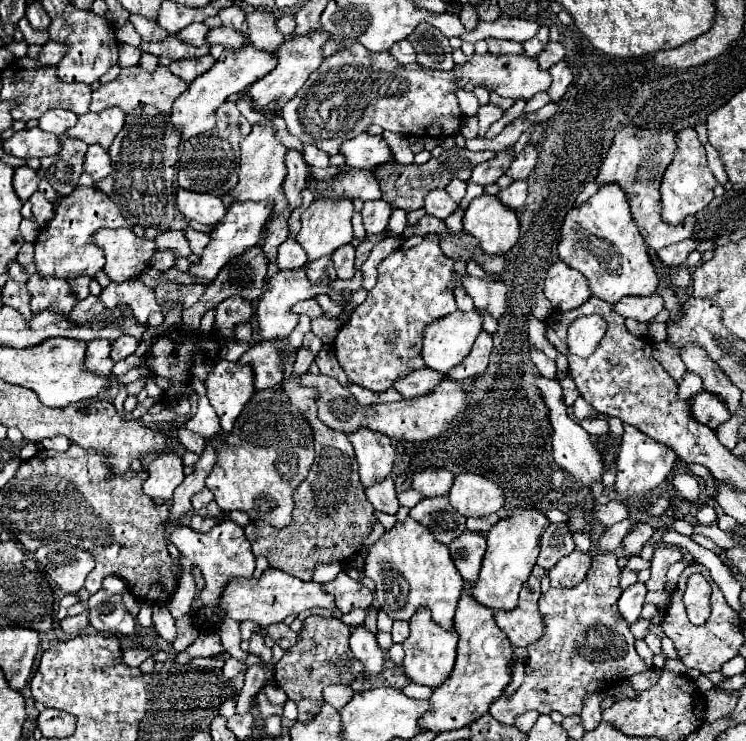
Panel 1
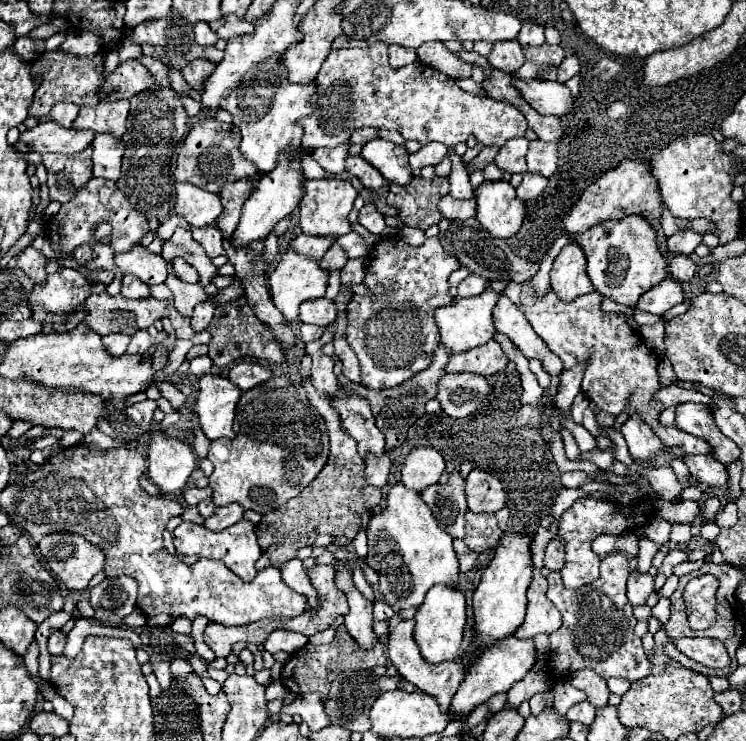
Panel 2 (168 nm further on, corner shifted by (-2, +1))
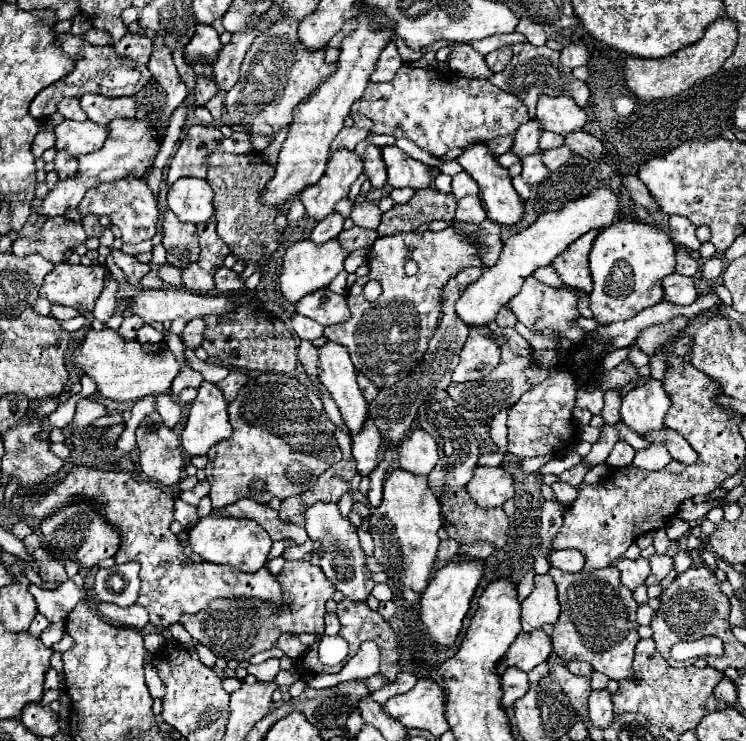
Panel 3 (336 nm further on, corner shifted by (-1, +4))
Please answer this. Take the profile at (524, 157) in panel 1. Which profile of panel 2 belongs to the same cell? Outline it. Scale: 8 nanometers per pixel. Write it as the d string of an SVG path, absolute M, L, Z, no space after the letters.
M532 141L528 155L528 171L530 173L542 173L544 177L550 177L558 169L558 147L556 143L544 143L544 141Z

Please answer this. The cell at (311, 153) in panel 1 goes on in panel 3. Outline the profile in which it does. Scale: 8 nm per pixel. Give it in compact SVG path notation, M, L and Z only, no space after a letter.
M351 126L351 128L343 128L343 130L337 134L337 138L333 140L329 156L331 156L333 152L341 150L341 148L353 150L353 148L355 148L355 146L357 146L361 140L365 140L365 138L367 138L367 134L369 134L369 132L365 132L365 130L359 130L357 126Z

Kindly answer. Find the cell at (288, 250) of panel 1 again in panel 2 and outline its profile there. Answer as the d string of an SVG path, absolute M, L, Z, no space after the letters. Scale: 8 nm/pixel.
M302 233L290 245L298 253L304 253L304 255L314 257L314 259L322 259L332 243L334 243L332 237L318 237L318 235L306 235L306 233Z

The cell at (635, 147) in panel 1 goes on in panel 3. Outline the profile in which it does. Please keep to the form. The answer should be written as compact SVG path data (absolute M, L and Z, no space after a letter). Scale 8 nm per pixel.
M595 188L579 200L571 200L557 212L541 214L527 230L505 240L499 262L491 268L485 268L481 278L469 284L459 296L455 304L455 312L459 320L463 320L469 328L487 326L497 316L497 312L521 290L523 280L529 274L533 274L535 268L549 266L573 240L587 234L589 230L601 230L609 226L619 214L619 200L621 200L619 194L611 192L609 188Z

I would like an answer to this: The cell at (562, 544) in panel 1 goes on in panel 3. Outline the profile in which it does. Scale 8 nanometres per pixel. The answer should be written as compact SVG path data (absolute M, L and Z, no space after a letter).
M551 550L549 560L553 568L559 568L563 572L579 572L585 564L583 554L577 550Z

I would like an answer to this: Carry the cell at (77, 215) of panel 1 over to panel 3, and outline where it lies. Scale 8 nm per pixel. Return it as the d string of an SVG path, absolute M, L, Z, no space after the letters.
M123 178L117 182L107 182L107 184L99 184L91 188L85 194L85 200L77 208L69 208L65 212L65 218L71 222L81 222L87 214L109 216L111 222L119 226L123 244L139 244L143 240L153 238L157 230L157 220L159 220L159 210L149 186L137 178Z

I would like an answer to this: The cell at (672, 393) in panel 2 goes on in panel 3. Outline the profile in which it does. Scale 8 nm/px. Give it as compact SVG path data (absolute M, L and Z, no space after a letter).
M653 380L625 394L621 404L621 420L639 436L647 436L647 432L663 428L663 418L669 408L671 400L661 380Z

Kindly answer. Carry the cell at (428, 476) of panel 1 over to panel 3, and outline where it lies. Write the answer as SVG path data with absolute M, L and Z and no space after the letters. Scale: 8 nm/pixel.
M415 430L399 446L399 464L405 472L427 476L437 464L437 444L425 430Z

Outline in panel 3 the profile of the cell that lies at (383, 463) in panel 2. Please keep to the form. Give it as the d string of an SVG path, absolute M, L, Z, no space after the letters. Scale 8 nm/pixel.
M367 420L359 436L353 438L353 456L357 460L357 470L361 476L369 476L371 470L377 466L377 452L381 446L381 434L377 426Z

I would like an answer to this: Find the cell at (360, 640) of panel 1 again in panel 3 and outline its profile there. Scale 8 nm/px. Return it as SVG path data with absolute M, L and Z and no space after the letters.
M317 502L317 504L309 506L305 510L305 530L307 530L309 538L321 546L323 556L321 556L319 566L327 574L327 578L333 582L333 586L341 594L351 598L353 602L365 602L369 598L375 582L371 580L371 572L365 566L365 554L359 548L357 530L341 516L337 504Z

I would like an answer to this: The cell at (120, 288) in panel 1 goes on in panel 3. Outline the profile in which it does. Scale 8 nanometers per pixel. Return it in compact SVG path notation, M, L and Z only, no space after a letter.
M113 250L111 254L113 254L113 258L115 258L115 264L125 272L127 282L129 282L133 288L139 288L141 278L151 270L149 264L141 264L139 260L135 260L135 256L123 254L121 250Z

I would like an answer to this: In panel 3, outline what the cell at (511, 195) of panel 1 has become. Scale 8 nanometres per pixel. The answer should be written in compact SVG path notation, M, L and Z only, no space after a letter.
M541 152L523 158L523 160L521 160L521 166L523 166L521 178L523 178L529 186L539 184L539 182L547 176L547 168L545 168L545 164L541 162Z

